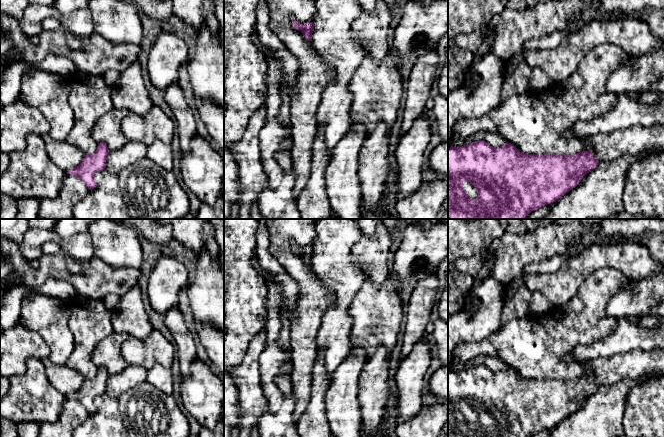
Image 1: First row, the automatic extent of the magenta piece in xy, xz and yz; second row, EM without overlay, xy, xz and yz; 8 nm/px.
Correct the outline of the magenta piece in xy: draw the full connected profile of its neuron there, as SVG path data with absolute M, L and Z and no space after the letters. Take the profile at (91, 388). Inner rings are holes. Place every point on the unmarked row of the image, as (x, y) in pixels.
M100 366L93 379L85 379L80 389L66 397L78 401L85 407L89 414L92 414L97 410L94 399L98 395L106 393L106 384L109 376L107 369Z

